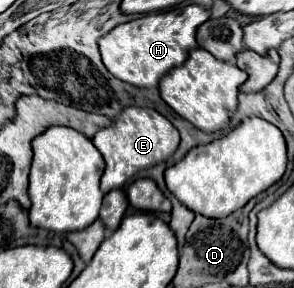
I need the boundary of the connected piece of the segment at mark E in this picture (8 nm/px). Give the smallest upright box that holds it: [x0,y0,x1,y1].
[92,106,180,194]

